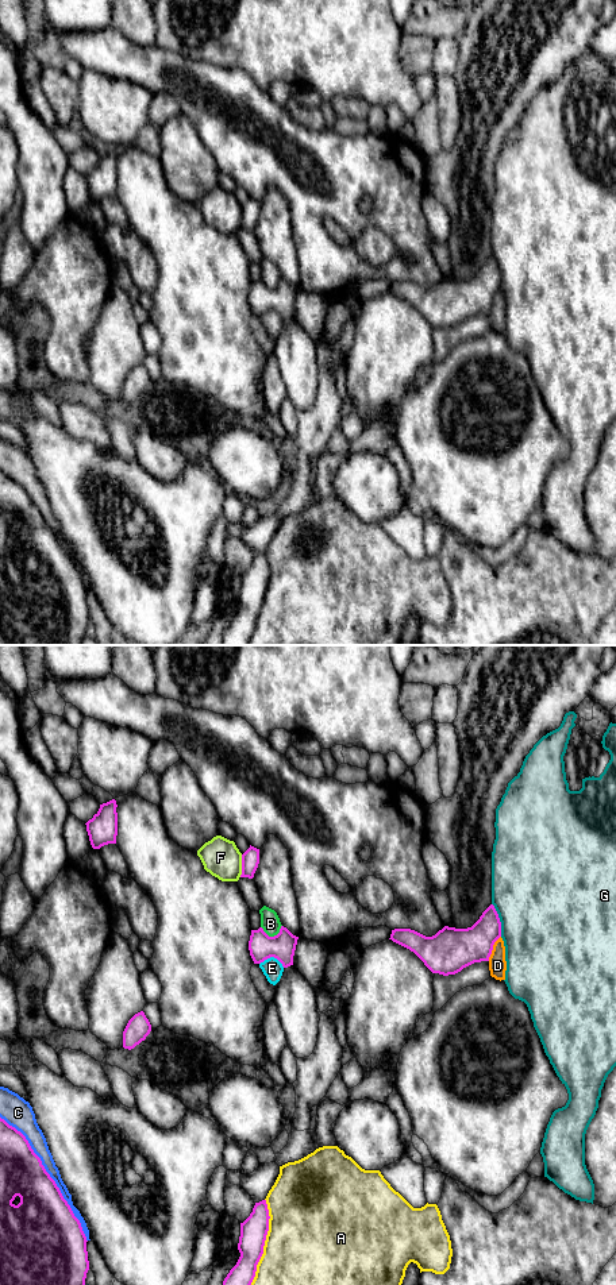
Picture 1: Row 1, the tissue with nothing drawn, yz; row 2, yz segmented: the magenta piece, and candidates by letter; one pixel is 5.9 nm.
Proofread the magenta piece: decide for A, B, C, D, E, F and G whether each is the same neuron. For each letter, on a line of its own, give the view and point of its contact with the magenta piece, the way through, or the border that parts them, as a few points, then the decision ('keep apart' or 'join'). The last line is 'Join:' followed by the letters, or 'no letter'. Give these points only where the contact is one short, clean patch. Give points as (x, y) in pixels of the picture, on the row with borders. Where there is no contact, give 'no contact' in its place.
A: yz (264, 1242) | keep apart
B: yz (272, 937) | along yz (281, 925), (280, 930), (273, 936), (269, 936), (261, 926) | keep apart
C: yz (50, 1177) | keep apart
D: yz (492, 948) | keep apart
E: yz (272, 956) | keep apart
F: yz (242, 865) | keep apart
G: yz (499, 919) | keep apart
Join: no letter

